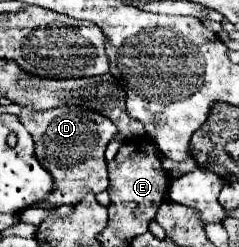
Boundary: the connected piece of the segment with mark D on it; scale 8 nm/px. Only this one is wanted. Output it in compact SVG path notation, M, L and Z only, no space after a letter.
M61 106L45 112L33 112L31 108L21 108L19 122L27 128L35 142L35 156L51 172L55 180L55 192L61 196L47 196L43 204L33 204L37 208L63 206L63 204L79 204L85 194L97 194L107 190L107 162L105 148L109 140L117 134L117 128L111 120L93 110L83 110L79 106Z

